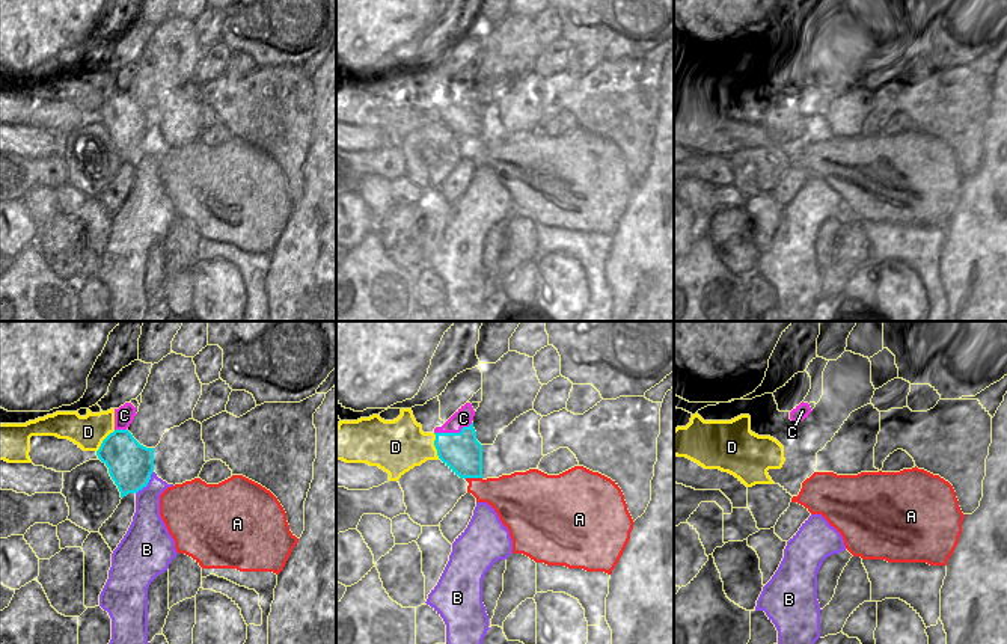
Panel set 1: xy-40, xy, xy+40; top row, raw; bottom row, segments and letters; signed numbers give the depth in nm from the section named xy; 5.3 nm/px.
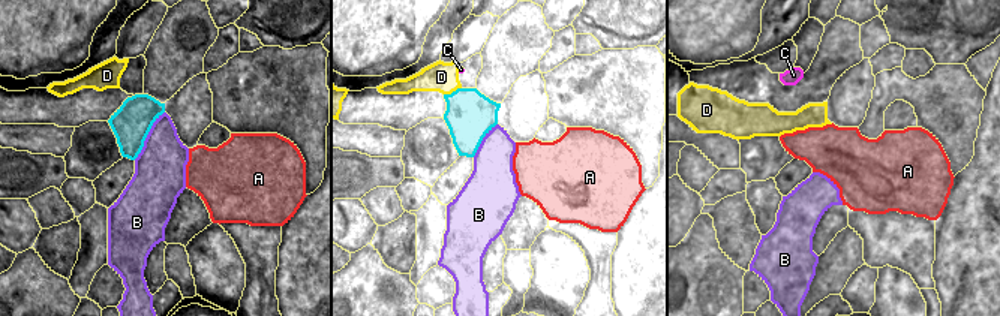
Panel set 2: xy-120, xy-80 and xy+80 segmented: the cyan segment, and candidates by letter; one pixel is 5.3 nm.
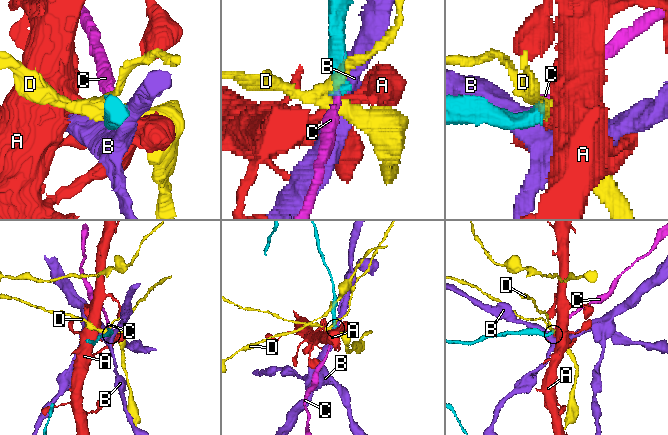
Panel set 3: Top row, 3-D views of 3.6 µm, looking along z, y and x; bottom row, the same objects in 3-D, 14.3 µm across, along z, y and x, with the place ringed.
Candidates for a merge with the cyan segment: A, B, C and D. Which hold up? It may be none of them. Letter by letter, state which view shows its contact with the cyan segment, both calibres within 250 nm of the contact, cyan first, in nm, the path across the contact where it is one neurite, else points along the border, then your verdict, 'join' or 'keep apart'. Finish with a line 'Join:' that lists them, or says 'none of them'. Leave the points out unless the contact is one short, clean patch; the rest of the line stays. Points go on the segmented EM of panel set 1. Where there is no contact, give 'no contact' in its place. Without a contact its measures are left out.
A: xy | 200/240 nm | along xy (481, 477), (465, 478) | keep apart
B: xy-40 | 240/180 nm | keep apart
C: xy | 200/100 nm | join
D: xy | 200/280 nm | along xy (433, 433), (439, 457) | keep apart
Join: C

